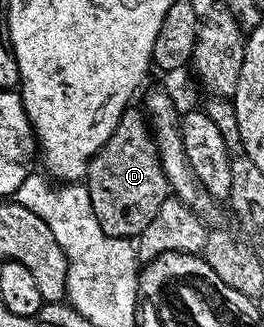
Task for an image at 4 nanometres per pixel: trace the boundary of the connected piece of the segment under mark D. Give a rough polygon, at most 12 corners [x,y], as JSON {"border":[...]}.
{"border":[[140,107],[89,161],[108,236],[137,238],[171,196]]}

